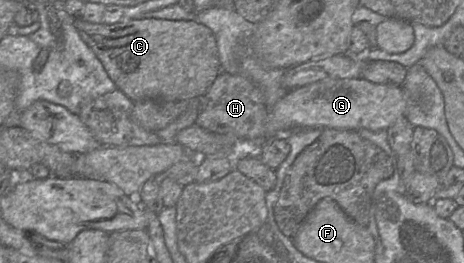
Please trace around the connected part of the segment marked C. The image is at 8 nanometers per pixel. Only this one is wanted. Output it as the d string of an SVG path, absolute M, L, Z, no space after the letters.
M82 18L74 20L83 41L93 50L105 71L132 101L180 101L203 96L221 72L219 53L214 33L204 24L193 20L157 18L130 19L114 24L93 24Z

